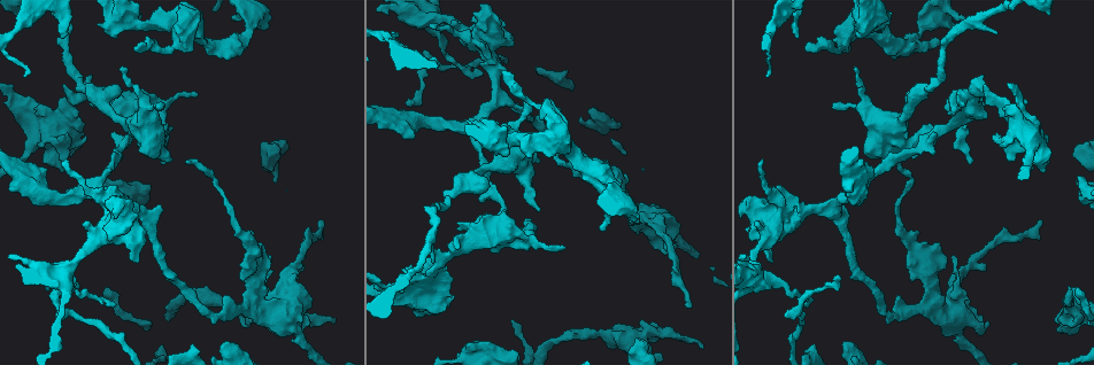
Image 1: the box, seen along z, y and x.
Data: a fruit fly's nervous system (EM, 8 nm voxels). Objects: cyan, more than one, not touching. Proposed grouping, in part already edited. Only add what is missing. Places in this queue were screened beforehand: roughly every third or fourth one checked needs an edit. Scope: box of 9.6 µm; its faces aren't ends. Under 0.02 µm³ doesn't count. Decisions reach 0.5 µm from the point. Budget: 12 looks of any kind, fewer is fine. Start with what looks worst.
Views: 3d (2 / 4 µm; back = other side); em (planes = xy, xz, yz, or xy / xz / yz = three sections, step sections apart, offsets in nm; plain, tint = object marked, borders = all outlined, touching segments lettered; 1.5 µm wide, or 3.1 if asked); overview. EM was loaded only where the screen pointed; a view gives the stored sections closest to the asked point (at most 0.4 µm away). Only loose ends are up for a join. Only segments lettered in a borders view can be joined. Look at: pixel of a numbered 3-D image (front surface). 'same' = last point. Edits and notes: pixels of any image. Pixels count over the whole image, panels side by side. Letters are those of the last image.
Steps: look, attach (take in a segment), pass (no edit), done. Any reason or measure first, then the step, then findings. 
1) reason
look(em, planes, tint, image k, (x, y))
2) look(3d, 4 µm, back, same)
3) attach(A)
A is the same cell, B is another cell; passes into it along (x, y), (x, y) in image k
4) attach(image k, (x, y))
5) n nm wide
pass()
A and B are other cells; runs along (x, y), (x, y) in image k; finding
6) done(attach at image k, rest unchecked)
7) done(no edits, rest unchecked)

stops while still wide
look(3d, 2 µm, image 1, (758, 223))

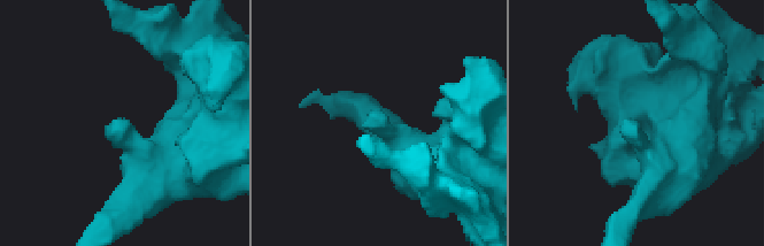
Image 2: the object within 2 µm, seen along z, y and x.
look(em, planes, borders, image 2, (366, 116))

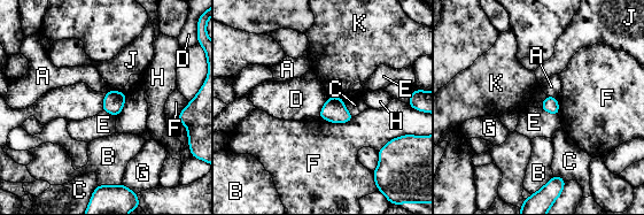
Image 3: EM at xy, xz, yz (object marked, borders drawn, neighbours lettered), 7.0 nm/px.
pass()
A, B, C, D, E, F, G, H, J and K are other cells; border along (330, 97), (317, 116) in image 3; no lettered segment goes on from it

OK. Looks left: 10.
an open end
look(em, 3.1 µm, xz, step 16, borders, image 1, (866, 155))

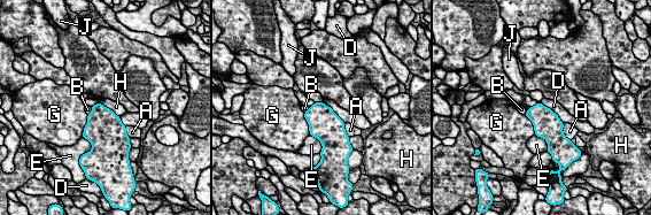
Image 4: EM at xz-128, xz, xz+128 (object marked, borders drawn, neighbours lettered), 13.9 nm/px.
look(em, 3.1 µm, planes, borders, same)

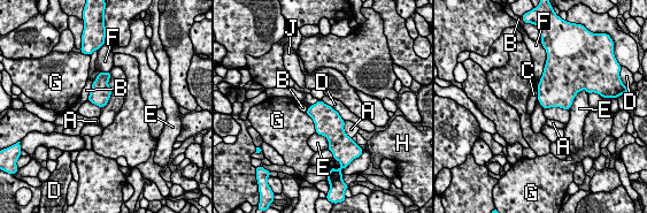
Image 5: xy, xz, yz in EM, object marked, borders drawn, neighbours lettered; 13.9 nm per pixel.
pass()
A, B, C, D, E, F, G, H and J are other cells; border along (321, 99), (330, 105), (344, 121) in image 5; no lettered segment goes on from it

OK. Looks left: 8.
thick end
look(3d, 2 µm, image 1, (1077, 178))

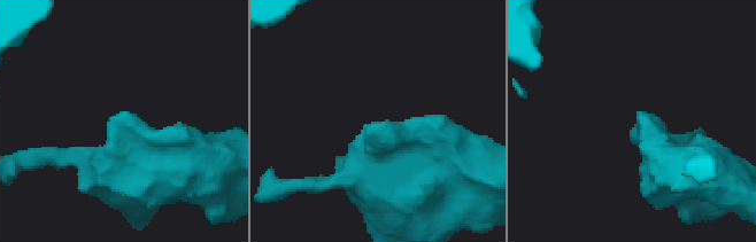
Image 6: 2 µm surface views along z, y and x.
look(em, yz, step 4, plain, image 6, (109, 118))

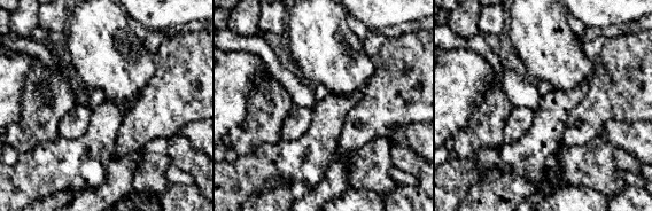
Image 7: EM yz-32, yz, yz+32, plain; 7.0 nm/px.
see the neighbours
look(em, yz, step 4, borders, same)

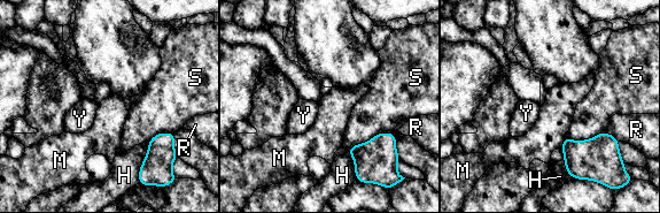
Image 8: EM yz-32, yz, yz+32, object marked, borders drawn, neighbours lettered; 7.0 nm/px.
H touches over 260 nm
pass()
H, M, R, S and Y are other cells; no lettered segment goes on from it

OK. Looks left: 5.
an open end
look(3d, 2 µm, back, image 1, (66, 159))

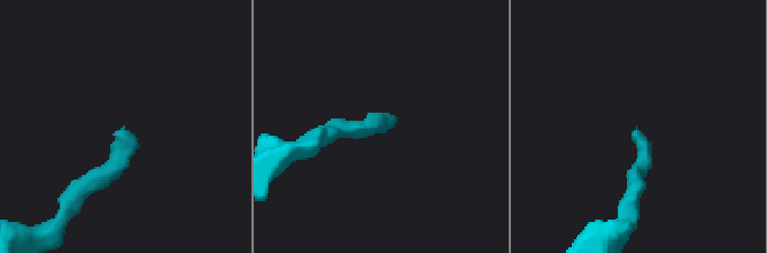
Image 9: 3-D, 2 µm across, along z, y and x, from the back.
look(em, yz, step 4, borders, image 9, (377, 127))

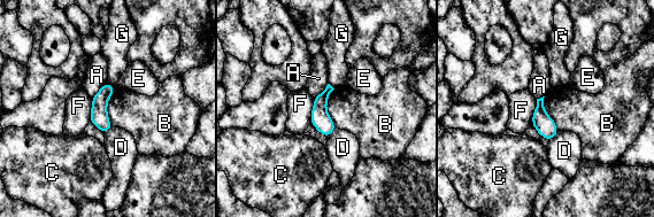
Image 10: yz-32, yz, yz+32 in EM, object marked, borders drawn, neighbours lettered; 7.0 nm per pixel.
120 nm wide
pass()
A, B, C, D, E, F and G are other cells; no lettered segment goes on from it

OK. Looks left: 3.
thin end
look(em, planes, borders, image 1, (25, 76))

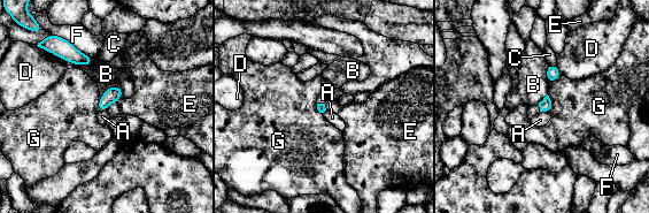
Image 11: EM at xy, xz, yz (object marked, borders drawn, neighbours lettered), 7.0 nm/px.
pass()
A, B, C, D, E, F and G are other cells; border along (549, 108), (540, 112) in image 11; none of them fits

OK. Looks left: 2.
done(no edits, rest unchecked)

